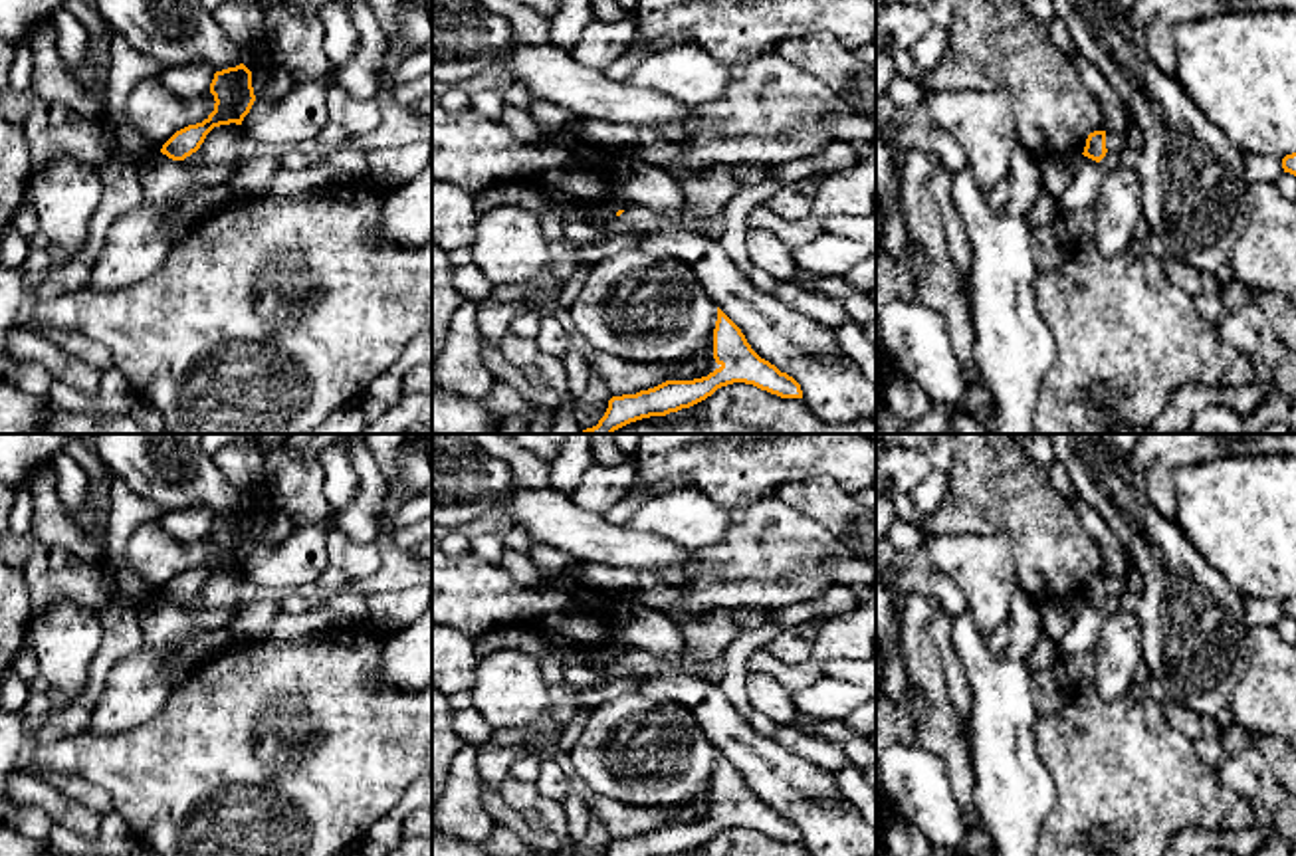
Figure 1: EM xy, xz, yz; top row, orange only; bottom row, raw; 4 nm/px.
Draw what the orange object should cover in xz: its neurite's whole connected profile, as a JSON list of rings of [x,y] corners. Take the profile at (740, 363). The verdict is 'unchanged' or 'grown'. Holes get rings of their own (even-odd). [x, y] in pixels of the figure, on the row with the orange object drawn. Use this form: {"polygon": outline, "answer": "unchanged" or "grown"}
{"polygon": [[[719,307],[713,329],[713,359],[719,367],[707,376],[666,380],[636,394],[612,396],[598,424],[583,430],[583,434],[612,434],[630,422],[690,408],[733,382],[753,384],[781,398],[803,398],[801,384],[761,359]]], "answer": "unchanged"}

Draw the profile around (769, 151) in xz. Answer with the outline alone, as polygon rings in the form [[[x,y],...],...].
[[[805,129],[781,137],[696,139],[688,141],[682,162],[688,168],[735,162],[757,162],[765,168],[775,168],[816,155],[822,145],[820,133]]]

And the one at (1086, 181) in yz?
[[[1082,157],[1074,168],[1068,188],[1058,196],[1058,212],[1064,218],[1074,210],[1090,210],[1098,202],[1106,170],[1100,162]]]

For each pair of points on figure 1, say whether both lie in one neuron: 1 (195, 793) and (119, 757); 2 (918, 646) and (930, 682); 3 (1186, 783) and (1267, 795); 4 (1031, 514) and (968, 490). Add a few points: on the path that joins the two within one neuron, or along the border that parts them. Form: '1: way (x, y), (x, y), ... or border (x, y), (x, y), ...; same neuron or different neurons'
1: way (177, 779), (137, 767); same neuron
2: way (920, 654), (928, 674); same neuron
3: border (1215, 769), (1215, 775), (1239, 795); different neurons
4: way (1015, 500), (1001, 490), (983, 490); same neuron

